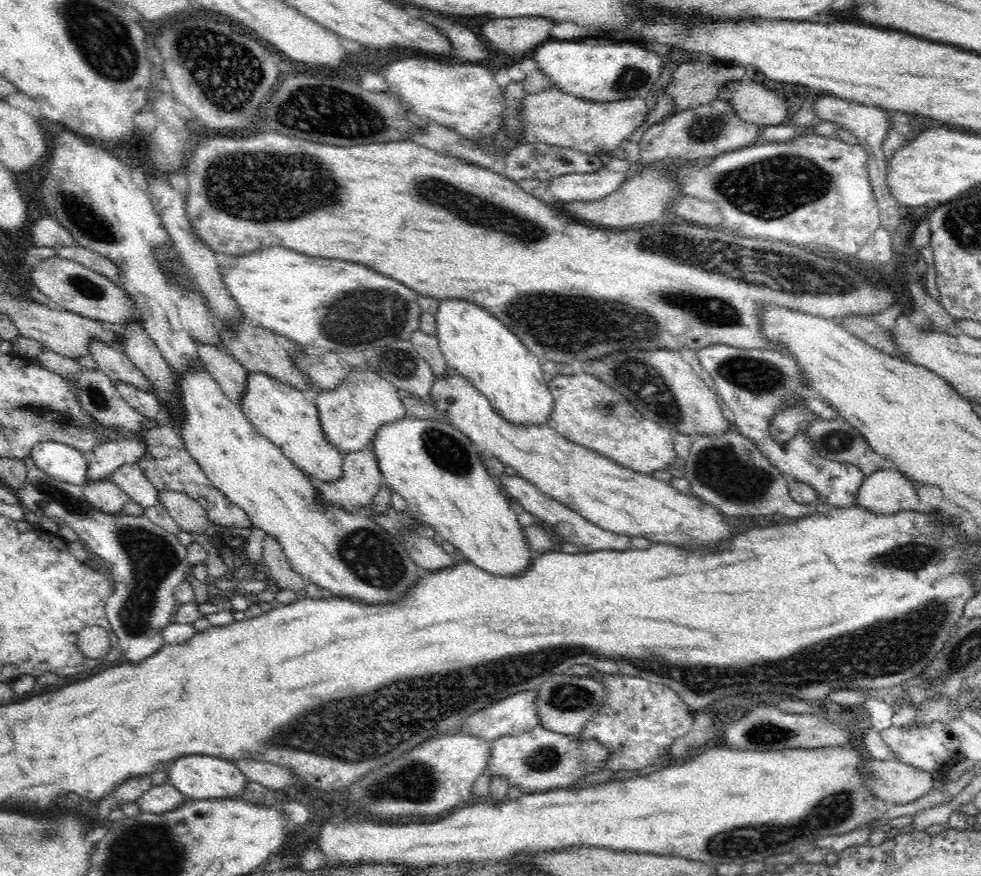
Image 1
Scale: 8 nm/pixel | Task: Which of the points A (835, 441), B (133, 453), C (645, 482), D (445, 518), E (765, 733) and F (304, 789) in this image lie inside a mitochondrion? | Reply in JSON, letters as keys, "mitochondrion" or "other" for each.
{"A":"mitochondrion","B":"other","C":"other","D":"other","E":"mitochondrion","F":"other"}

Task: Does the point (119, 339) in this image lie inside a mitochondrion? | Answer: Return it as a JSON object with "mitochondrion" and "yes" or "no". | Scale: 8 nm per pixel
{"mitochondrion":"no"}

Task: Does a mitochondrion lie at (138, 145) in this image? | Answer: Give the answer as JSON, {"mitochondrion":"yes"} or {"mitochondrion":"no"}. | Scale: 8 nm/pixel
{"mitochondrion":"no"}

